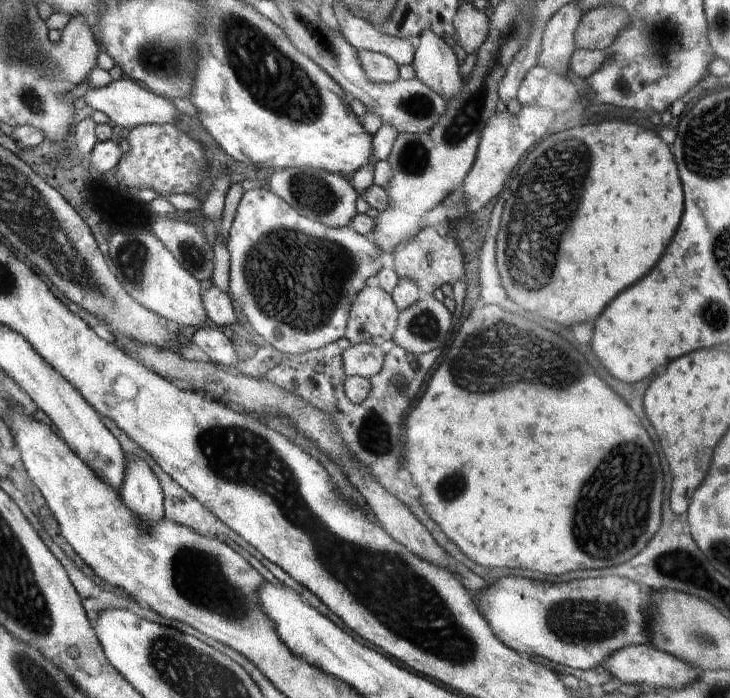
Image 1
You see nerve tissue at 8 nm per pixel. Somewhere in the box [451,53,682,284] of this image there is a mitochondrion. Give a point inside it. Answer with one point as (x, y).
(623, 84)

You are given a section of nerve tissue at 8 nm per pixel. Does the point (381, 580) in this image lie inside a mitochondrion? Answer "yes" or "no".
yes

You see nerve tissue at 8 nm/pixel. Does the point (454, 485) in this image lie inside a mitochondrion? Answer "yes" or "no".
yes

